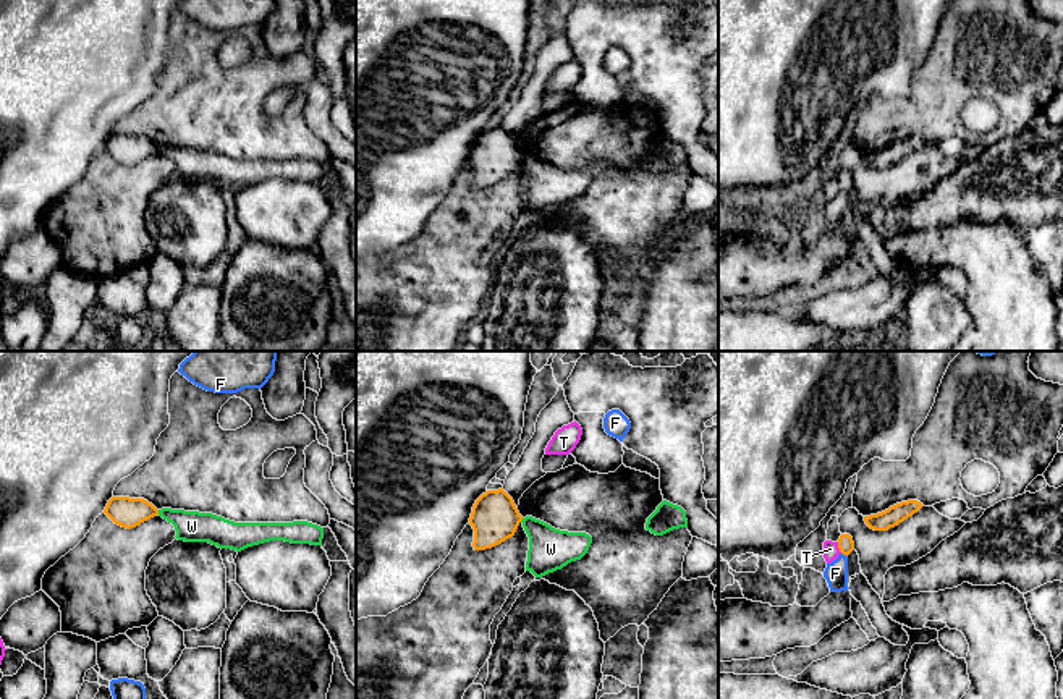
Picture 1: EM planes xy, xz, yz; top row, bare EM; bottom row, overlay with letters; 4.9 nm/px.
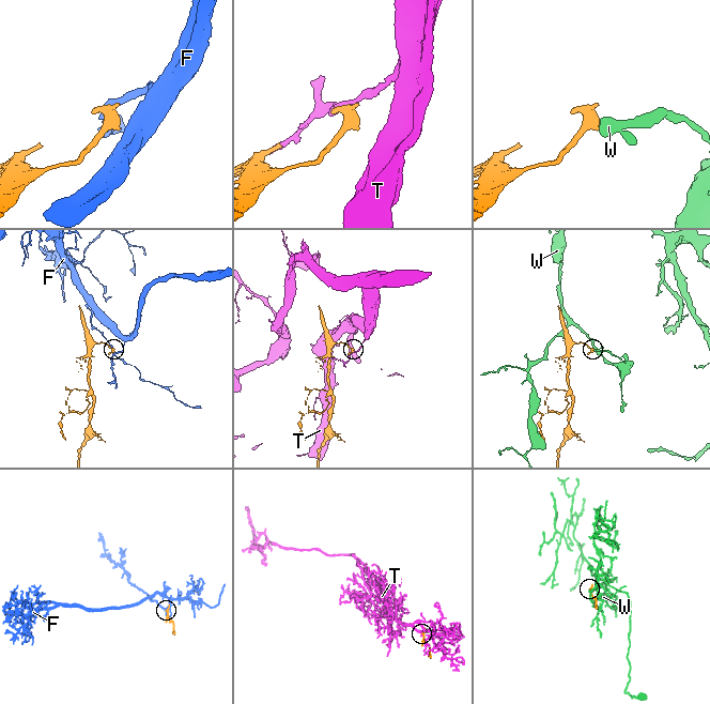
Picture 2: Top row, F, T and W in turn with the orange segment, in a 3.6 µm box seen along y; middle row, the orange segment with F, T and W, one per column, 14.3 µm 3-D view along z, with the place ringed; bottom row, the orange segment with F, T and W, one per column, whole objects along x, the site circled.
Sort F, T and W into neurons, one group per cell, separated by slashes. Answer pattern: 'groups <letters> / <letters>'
groups F / T / W

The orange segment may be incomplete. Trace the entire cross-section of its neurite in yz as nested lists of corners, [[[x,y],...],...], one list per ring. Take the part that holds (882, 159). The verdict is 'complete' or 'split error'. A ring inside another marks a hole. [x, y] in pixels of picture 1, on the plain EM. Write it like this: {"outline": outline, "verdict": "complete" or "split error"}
{"outline": [[[917,138],[901,139],[882,150],[864,154],[864,159],[874,168],[888,168],[917,150],[922,144]]], "verdict": "complete"}

